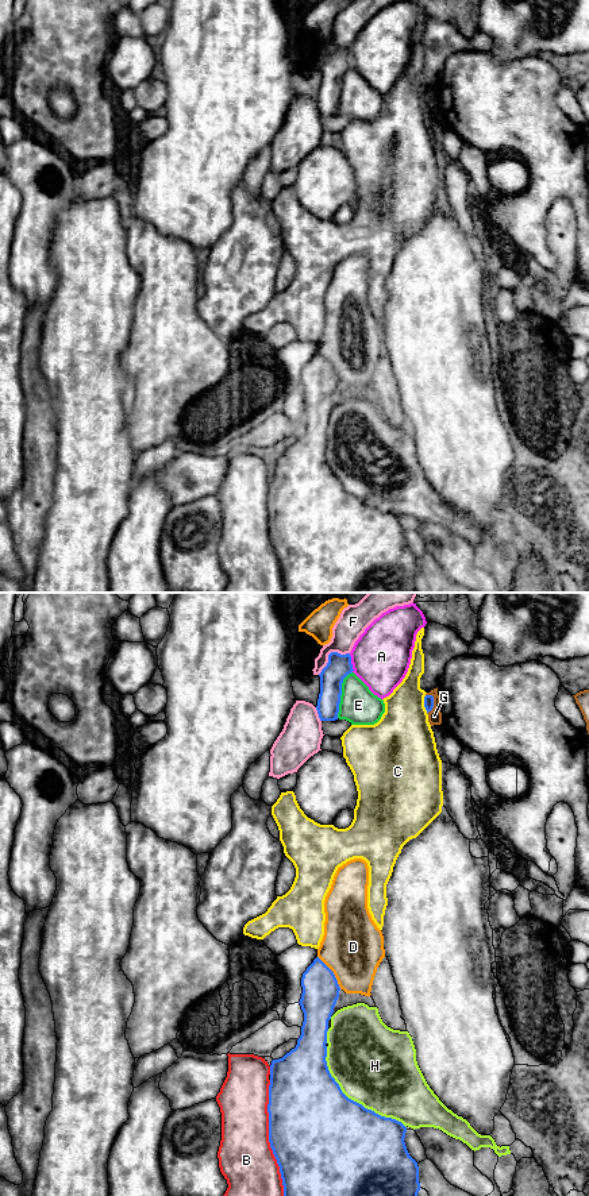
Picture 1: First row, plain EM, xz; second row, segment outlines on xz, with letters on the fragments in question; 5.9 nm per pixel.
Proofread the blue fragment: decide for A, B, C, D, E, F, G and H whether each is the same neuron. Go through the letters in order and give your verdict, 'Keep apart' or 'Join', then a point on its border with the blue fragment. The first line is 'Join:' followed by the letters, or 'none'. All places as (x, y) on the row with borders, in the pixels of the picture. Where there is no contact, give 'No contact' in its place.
Join: none
A: Keep apart. Touches blue at xz (350, 663)
B: Keep apart. Touches blue at xz (269, 1138)
C: Keep apart. Touches blue at xz (424, 703)
D: Keep apart. Touches blue at xz (333, 972)
E: Keep apart. Touches blue at xz (341, 694)
F: Keep apart. Touches blue at xz (328, 655)
G: Keep apart. Touches blue at xz (432, 703)
H: Keep apart. Touches blue at xz (350, 1099)

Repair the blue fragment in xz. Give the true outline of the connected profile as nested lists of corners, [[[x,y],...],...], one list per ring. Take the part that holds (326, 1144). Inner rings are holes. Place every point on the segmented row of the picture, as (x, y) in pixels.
[[[316,957],[301,977],[300,1006],[304,1012],[297,1045],[270,1065],[269,1142],[280,1166],[284,1196],[417,1196],[419,1166],[409,1156],[404,1138],[407,1127],[349,1099],[327,1066],[328,1021],[339,998],[340,987],[334,972]]]

